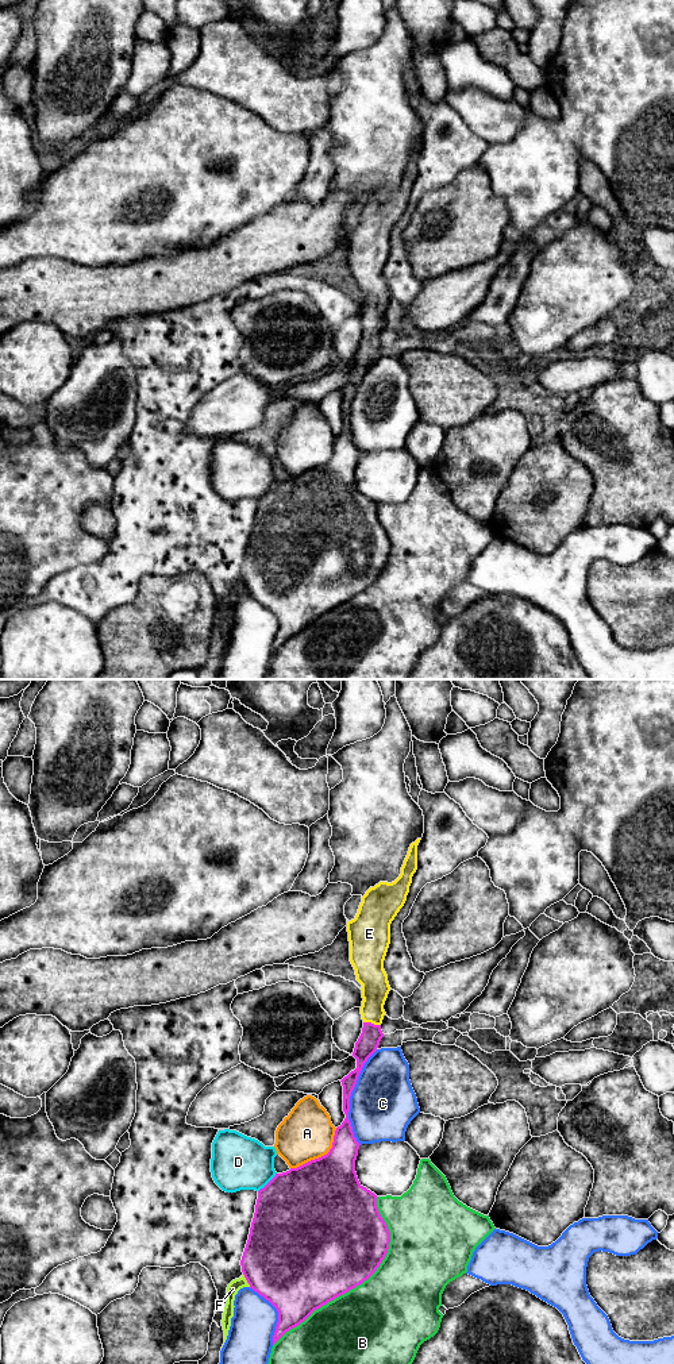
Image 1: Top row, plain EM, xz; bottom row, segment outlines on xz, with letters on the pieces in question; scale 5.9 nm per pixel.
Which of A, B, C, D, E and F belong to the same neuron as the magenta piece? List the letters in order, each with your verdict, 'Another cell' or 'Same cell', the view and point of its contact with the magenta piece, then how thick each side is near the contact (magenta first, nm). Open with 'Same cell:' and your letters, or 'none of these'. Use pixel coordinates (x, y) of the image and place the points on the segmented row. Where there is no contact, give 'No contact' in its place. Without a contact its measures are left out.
Same cell: E
A: Another cell. Touches magenta at xz (322, 1156). Thickness 480 nm (magenta) against 320 nm
B: Another cell. Touches magenta at xz (361, 1283). Thickness 500 nm (magenta) against 500 nm
C: Another cell. Touches magenta at xz (350, 1095). Thickness 110 nm (magenta) against 400 nm
D: Another cell. Touches magenta at xz (269, 1182). Thickness 500 nm (magenta) against 320 nm
E: Same cell. Touches magenta at xz (370, 1022). Thickness 130 nm (magenta) against 160 nm
F: Another cell. Touches magenta at xz (246, 1279). Thickness 480 nm (magenta) against 70 nm

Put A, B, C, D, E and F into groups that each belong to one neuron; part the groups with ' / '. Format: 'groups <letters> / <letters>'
groups A / B / C / D / E / F

